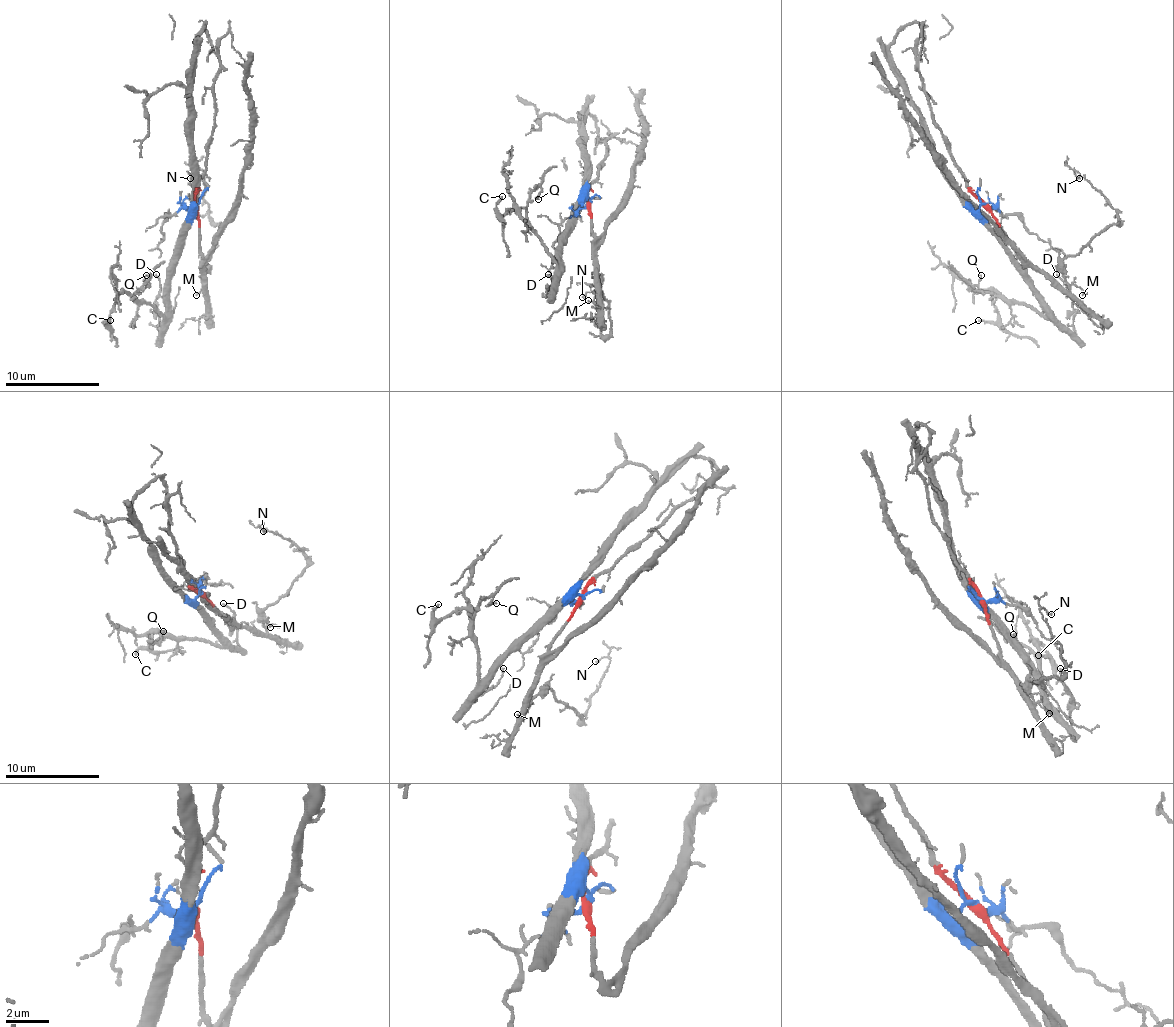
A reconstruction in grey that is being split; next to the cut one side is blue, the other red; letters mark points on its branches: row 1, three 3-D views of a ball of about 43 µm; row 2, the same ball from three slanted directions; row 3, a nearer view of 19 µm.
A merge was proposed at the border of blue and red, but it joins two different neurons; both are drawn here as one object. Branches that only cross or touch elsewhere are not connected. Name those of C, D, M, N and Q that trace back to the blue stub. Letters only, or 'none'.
C, D, Q

